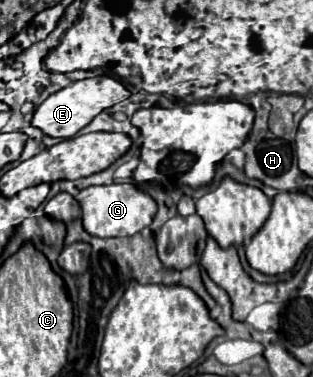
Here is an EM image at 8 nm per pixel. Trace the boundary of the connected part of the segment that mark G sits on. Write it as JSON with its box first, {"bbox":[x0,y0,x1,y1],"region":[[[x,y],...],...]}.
{"bbox":[77,184,155,238],"region":[[[109,184],[109,186],[89,186],[81,190],[77,202],[83,212],[83,228],[99,238],[111,236],[133,236],[147,228],[155,216],[155,200],[135,184]]]}

